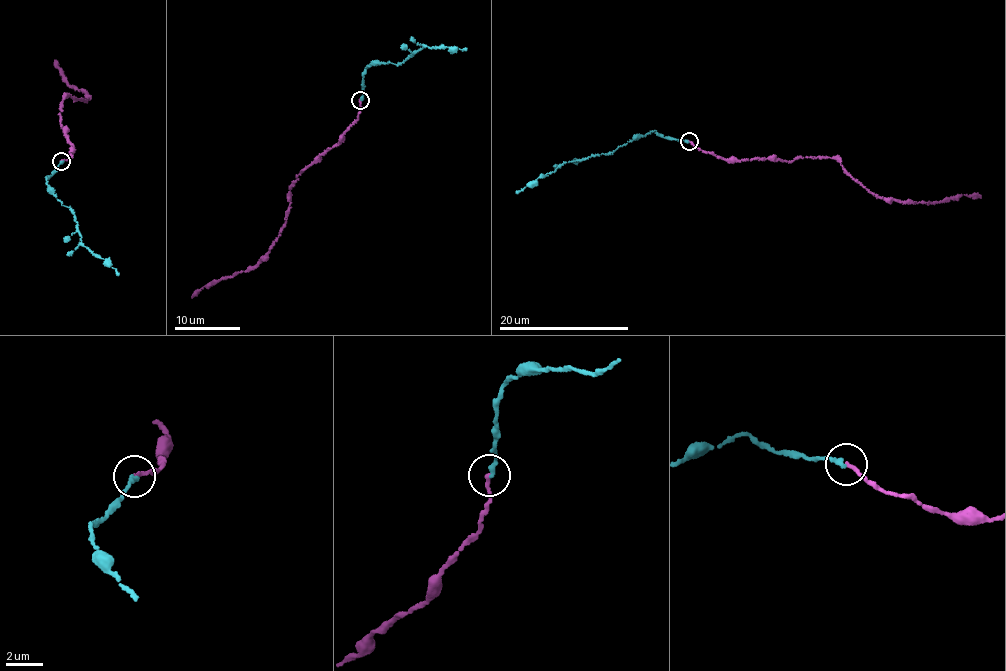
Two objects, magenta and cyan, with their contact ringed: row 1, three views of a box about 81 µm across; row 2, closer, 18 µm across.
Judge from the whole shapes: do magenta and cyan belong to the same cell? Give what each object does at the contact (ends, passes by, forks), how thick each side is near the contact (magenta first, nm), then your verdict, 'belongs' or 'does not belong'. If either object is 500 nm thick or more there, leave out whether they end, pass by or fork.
magenta ends; cyan ends; calibres 240 and 280 nm; belongs

